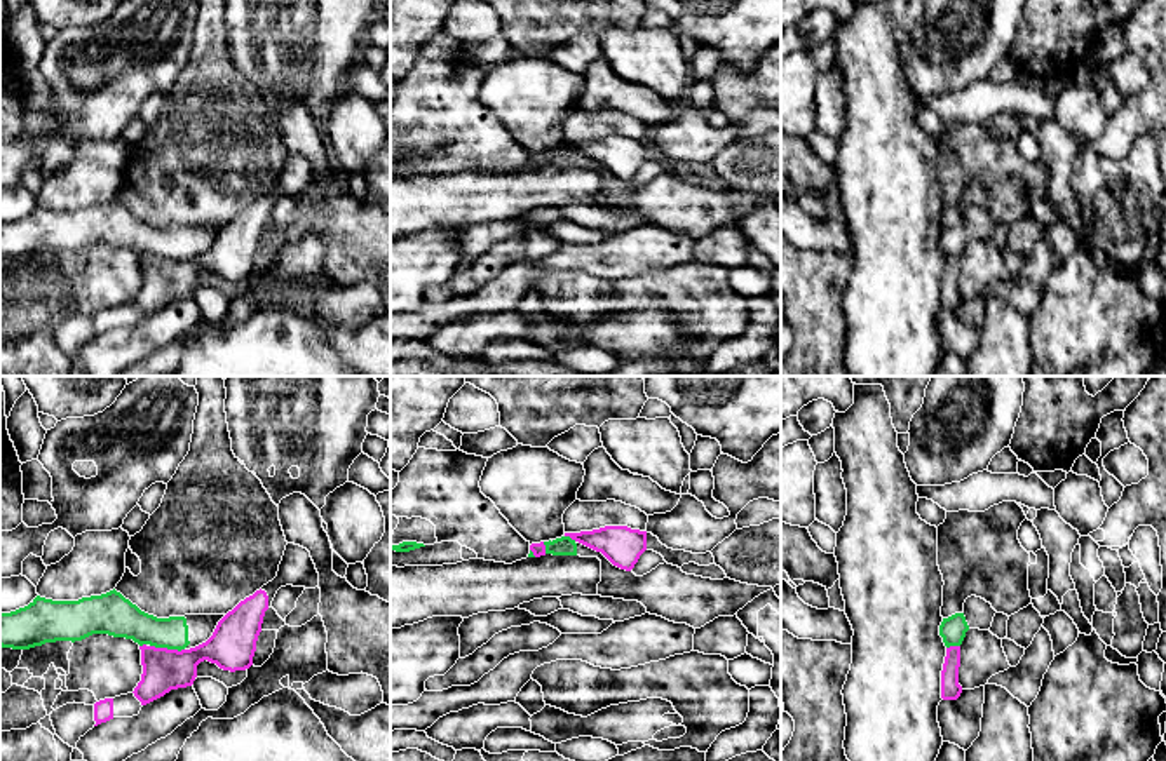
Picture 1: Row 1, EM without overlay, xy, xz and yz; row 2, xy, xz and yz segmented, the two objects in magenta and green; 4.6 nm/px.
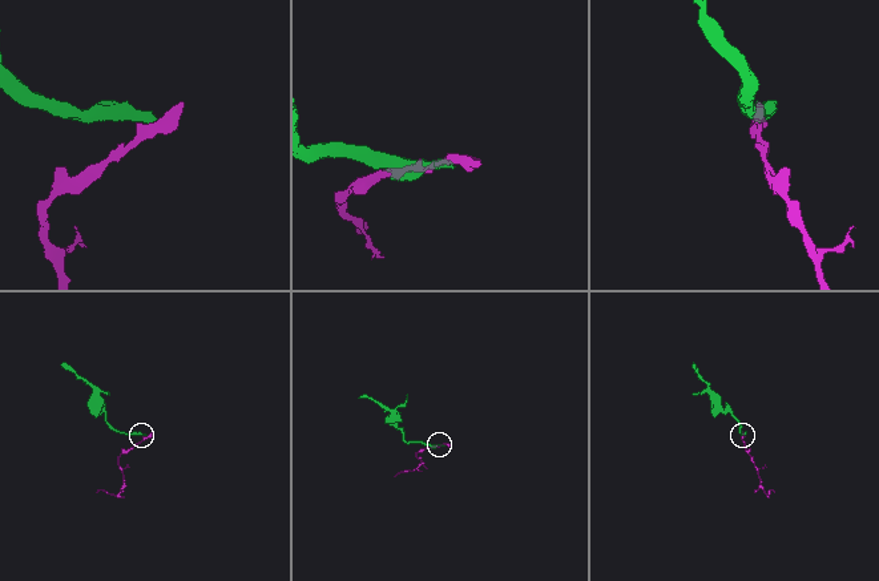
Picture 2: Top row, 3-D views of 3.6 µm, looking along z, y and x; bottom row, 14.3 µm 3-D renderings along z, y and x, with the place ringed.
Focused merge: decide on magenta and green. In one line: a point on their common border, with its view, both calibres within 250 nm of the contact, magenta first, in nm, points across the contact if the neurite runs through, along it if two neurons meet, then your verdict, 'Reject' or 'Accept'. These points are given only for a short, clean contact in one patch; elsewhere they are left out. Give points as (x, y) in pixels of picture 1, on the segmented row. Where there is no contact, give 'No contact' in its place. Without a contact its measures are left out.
Touches magenta at xy (166, 648). Thickness 190 nm (magenta) against 180 nm. Boundary: xy (150, 645), (183, 650). Reject

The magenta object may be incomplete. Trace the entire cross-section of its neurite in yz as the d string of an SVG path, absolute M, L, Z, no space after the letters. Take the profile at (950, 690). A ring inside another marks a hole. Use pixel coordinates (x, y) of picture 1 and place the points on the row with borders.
M960 646L946 648L946 657L941 670L941 698L957 700L962 693L959 684L959 667L960 667Z

